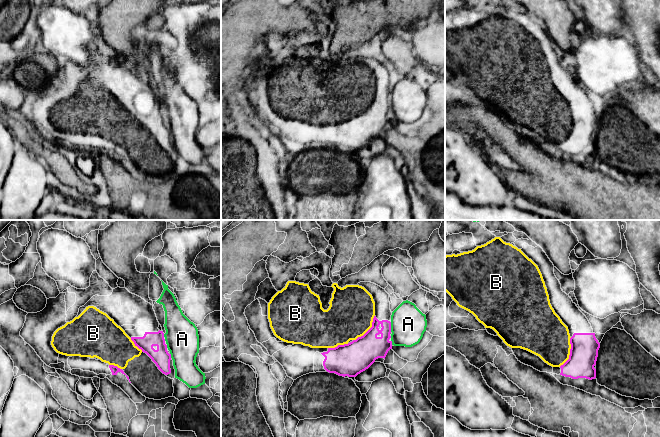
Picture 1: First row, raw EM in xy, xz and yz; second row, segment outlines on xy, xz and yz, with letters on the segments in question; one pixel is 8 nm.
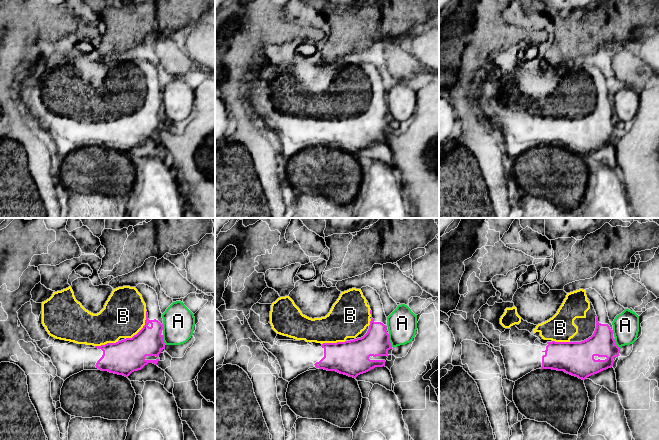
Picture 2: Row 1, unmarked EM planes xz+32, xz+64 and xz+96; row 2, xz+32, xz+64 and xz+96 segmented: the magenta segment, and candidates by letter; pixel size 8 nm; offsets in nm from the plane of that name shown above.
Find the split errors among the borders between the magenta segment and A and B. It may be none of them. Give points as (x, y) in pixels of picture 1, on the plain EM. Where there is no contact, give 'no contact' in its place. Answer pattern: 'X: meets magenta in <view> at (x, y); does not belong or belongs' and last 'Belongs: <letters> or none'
A: meets magenta in xz at (390, 103); does not belong
B: meets magenta in yz at (570, 128); belongs
Belongs: B

